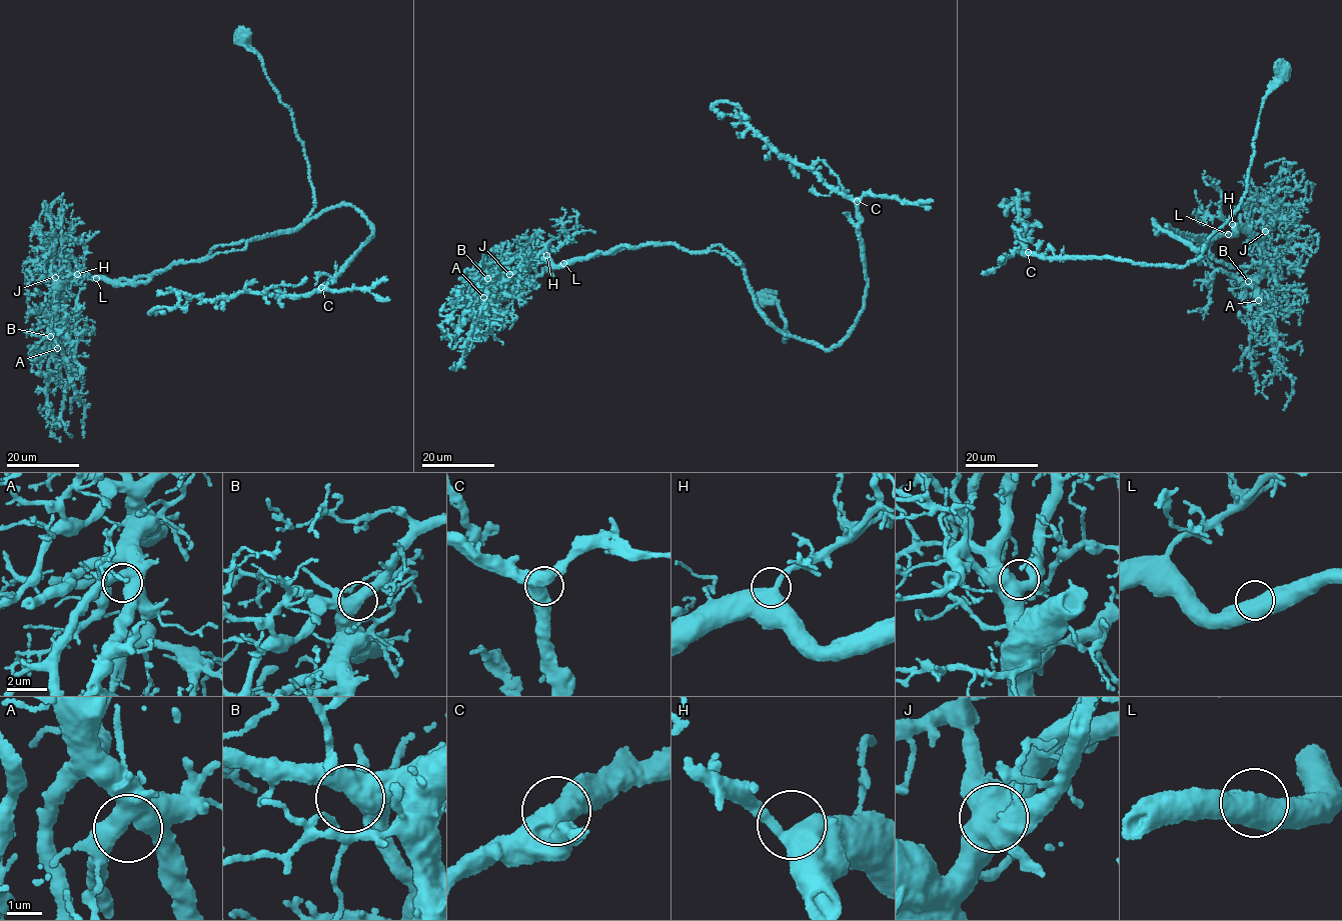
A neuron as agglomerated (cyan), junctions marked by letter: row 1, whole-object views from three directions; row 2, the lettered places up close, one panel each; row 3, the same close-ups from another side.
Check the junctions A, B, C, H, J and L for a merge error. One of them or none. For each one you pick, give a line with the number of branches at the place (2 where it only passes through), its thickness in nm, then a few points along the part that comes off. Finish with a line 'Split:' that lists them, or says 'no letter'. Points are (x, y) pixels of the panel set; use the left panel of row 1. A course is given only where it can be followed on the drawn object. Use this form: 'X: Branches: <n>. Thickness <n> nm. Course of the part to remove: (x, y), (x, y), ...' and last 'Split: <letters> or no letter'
Split: no letter

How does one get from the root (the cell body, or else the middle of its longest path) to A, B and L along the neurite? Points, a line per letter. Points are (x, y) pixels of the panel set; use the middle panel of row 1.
A: (762, 298), (778, 302), (783, 341), (743, 266), (661, 243), (532, 261), (483, 297)
B: (762, 298), (778, 302), (783, 341), (743, 266), (716, 251), (628, 245), (532, 261), (491, 288), (487, 278)
L: (762, 298), (778, 302), (783, 341), (788, 333), (758, 306), (743, 266), (716, 251), (643, 244), (563, 263)

